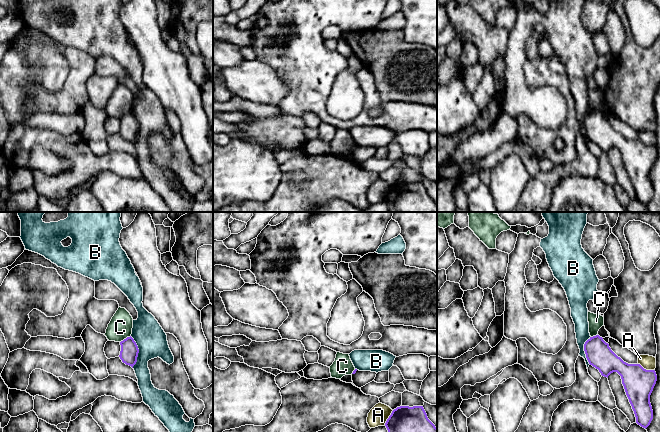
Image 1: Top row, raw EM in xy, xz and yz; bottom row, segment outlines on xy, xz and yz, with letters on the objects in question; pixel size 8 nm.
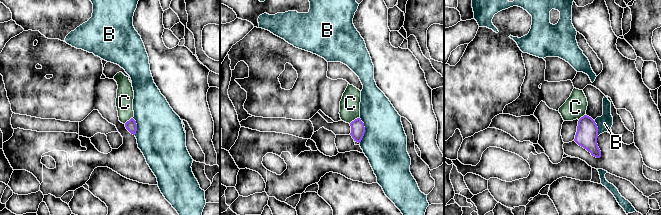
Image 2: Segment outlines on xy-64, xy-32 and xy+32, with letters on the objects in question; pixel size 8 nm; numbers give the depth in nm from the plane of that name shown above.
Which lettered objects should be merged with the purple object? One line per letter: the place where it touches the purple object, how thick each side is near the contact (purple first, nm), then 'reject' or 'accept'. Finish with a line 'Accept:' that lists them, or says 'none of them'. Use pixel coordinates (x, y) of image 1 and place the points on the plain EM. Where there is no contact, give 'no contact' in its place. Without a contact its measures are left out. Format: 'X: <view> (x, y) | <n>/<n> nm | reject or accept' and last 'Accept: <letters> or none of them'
A: xz (389, 193) | 380/160 nm | reject
B: xy (138, 128) | 140/240 nm | reject
C: xy (126, 114) | 140/190 nm | reject
Accept: none of them

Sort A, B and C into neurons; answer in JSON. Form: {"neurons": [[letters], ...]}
{"neurons": [["A"], ["B"], ["C"]]}

